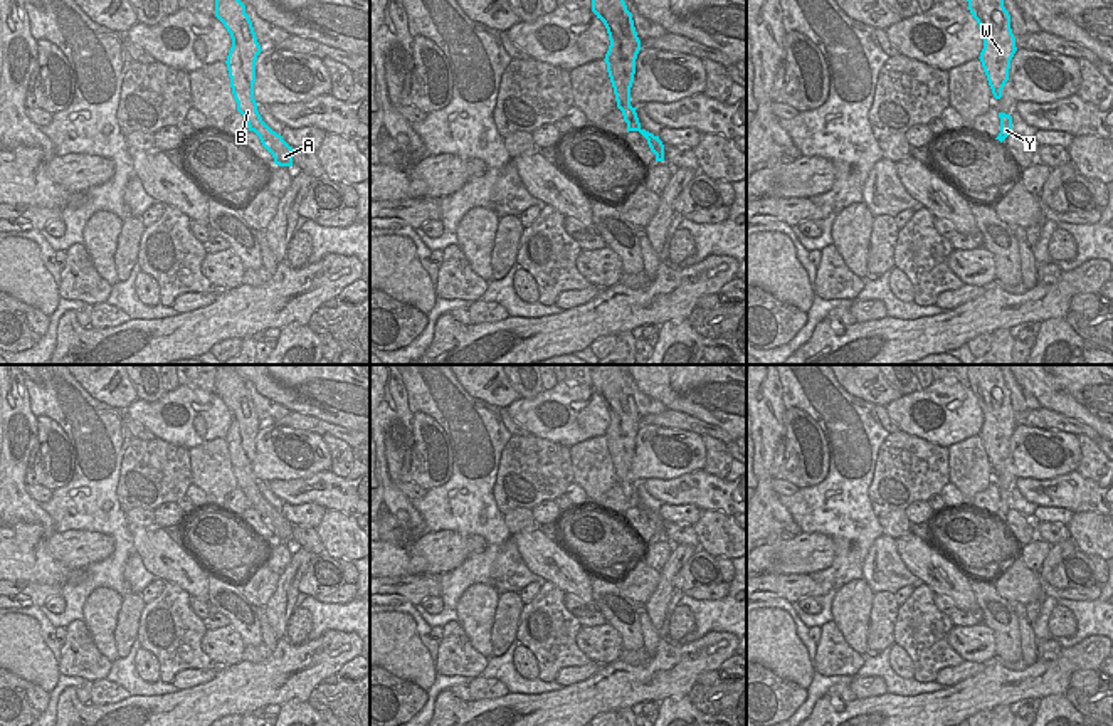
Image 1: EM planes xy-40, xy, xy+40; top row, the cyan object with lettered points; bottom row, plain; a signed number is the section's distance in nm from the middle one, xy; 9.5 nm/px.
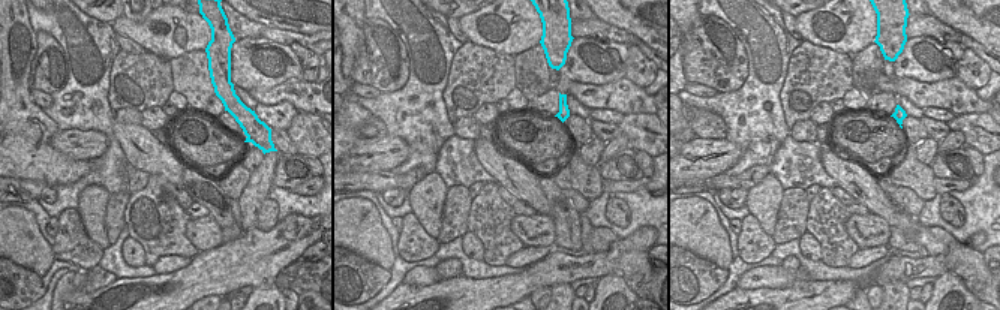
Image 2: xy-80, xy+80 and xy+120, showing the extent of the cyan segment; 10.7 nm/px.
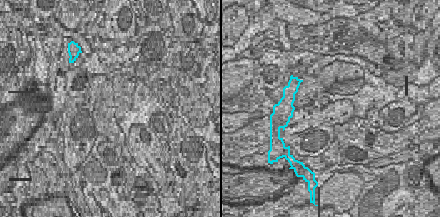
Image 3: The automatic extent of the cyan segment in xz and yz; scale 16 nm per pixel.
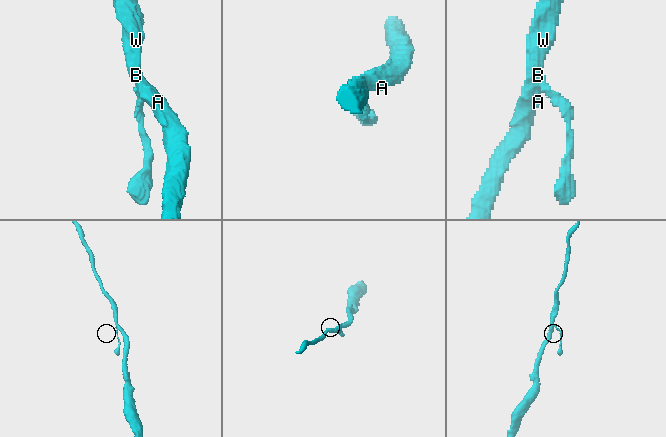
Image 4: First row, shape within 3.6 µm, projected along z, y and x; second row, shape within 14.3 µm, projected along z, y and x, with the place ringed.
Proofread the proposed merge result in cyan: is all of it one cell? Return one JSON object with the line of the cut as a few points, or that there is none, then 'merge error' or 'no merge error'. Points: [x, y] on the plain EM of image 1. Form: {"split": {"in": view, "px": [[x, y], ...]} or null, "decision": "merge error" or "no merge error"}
{"split": {"in": "xy", "px": [[632, 484], [632, 494], [627, 499]]}, "decision": "merge error"}

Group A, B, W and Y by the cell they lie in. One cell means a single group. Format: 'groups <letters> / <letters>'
groups A B W / Y

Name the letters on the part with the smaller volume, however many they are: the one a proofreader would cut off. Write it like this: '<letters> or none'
Y

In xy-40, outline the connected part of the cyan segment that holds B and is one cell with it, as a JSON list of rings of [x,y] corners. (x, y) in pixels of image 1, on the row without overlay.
[[[230,365],[215,366],[215,393],[232,415],[225,440],[237,487],[245,494],[249,508],[254,508],[272,531],[274,539],[293,543],[293,524],[262,497],[257,487],[254,476],[256,437],[262,425],[245,390],[245,381]]]

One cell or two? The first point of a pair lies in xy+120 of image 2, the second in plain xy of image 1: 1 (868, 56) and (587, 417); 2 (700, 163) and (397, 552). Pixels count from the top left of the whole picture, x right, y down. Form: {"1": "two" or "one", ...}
{"1": "two", "2": "two"}

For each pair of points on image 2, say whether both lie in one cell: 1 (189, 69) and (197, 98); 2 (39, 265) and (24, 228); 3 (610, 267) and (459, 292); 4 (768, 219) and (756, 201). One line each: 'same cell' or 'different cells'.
1: same cell
2: same cell
3: same cell
4: same cell

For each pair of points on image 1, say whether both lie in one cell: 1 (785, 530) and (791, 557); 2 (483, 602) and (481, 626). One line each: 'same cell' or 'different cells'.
1: different cells
2: same cell

